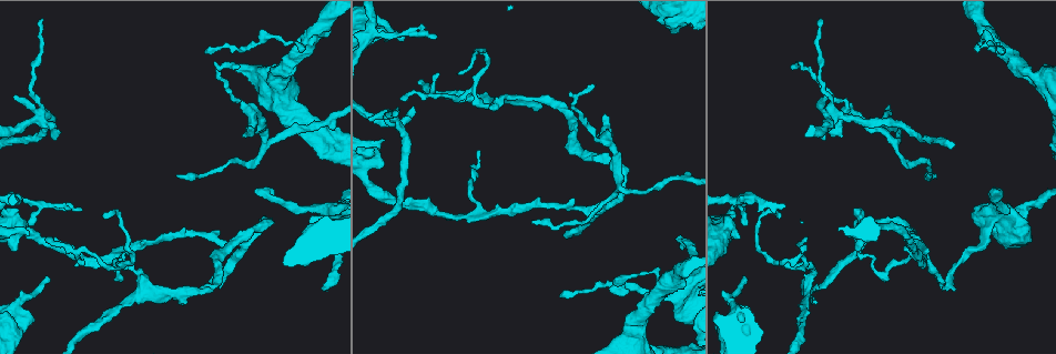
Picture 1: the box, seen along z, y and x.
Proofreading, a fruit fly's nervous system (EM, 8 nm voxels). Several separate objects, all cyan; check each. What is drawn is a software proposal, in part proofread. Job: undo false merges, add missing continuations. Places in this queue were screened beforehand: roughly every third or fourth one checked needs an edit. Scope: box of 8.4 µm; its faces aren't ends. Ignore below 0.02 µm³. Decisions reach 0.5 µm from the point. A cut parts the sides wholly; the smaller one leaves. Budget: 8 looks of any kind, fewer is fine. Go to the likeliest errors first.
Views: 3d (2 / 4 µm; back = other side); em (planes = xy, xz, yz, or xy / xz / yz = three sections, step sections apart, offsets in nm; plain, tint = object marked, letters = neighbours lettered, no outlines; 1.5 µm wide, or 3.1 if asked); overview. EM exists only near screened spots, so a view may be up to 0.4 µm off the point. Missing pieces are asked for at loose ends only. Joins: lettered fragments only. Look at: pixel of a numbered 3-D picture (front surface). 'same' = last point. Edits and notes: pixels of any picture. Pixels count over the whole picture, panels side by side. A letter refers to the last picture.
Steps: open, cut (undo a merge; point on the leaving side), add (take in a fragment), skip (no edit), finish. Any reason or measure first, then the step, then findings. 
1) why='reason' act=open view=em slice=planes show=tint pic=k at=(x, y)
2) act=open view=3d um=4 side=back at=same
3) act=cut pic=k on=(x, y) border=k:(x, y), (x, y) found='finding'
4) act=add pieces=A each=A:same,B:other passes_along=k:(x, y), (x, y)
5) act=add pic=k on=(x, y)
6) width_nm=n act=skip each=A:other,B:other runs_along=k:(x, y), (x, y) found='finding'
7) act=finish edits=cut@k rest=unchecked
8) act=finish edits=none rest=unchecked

why='tapers out' act=open view=em slice=yz step=8 show=letters pic=1 at=(323, 288)

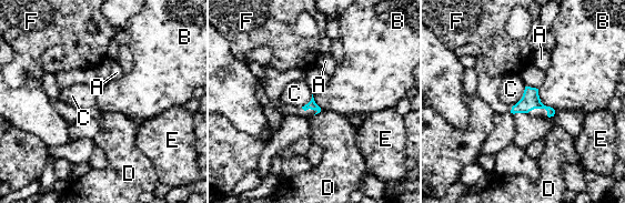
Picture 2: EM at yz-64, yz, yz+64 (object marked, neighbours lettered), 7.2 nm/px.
act=skip each=A:other,B:other,C:other,D:other,E:other,F:other border=2:(537, 89), (540, 100), (555, 111) found='no lettered fragment goes on from it'

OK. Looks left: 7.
why='tapers out' act=open view=3d um=2 pic=1 at=(211, 281)

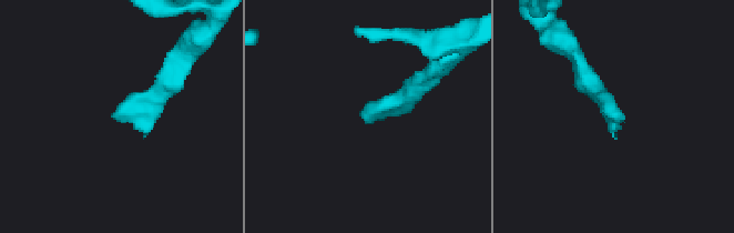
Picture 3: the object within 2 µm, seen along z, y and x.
why='need the tissue' act=open view=em slice=planes show=plain pic=3 at=(119, 119)

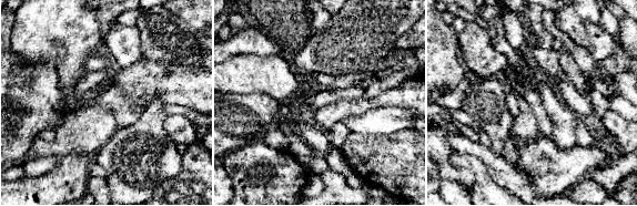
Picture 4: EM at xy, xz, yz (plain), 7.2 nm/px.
why='see the neighbours' act=open view=em slice=planes show=letters at=same

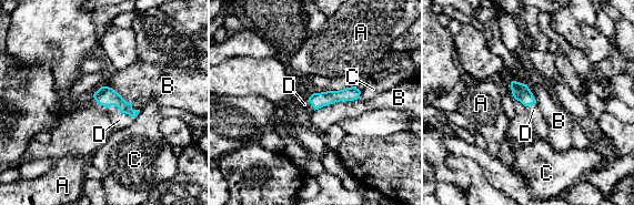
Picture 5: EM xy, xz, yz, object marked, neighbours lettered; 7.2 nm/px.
act=add pieces=D each=A:other,B:other,C:other,D:same passes_along=5:(107, 96), (113, 104), (119, 120) found='the neuron continues'

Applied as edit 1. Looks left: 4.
act=open view=overview

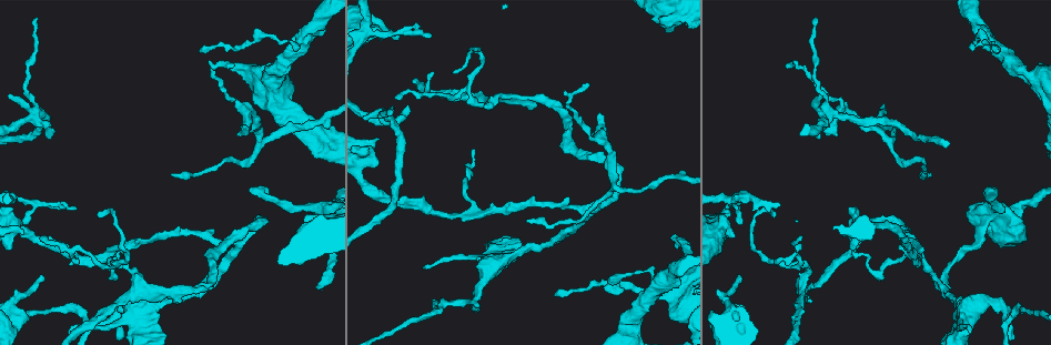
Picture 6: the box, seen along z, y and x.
why='an open end' act=open view=3d um=2 side=back pic=6 at=(397, 39)

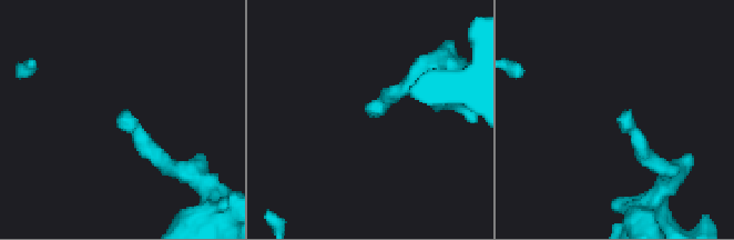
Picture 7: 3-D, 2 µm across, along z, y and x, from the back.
why='shape alone is not enough' act=open view=em slice=planes show=letters pic=7 at=(624, 113)

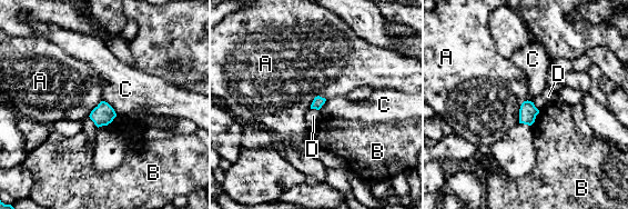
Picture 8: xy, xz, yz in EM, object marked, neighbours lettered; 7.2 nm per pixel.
longest_contact=A:190nm act=skip each=A:other,B:other,C:other,D:other border=8:(533, 102), (539, 110) found='no lettered fragment goes on from it'

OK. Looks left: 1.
act=finish edits=add@5 rest=unchecked

